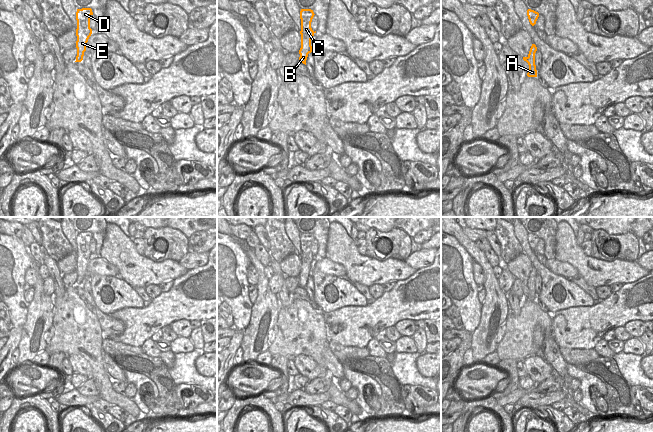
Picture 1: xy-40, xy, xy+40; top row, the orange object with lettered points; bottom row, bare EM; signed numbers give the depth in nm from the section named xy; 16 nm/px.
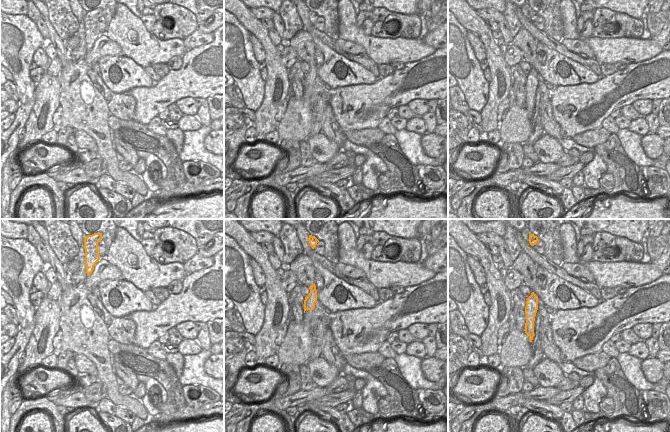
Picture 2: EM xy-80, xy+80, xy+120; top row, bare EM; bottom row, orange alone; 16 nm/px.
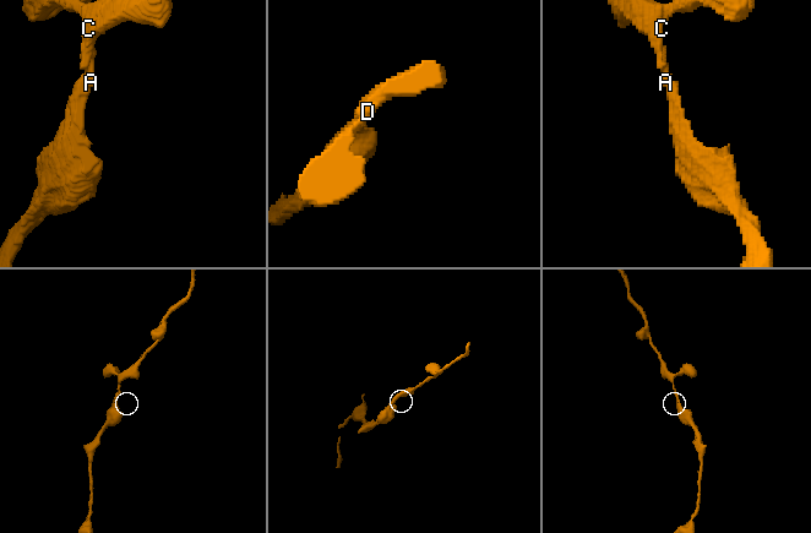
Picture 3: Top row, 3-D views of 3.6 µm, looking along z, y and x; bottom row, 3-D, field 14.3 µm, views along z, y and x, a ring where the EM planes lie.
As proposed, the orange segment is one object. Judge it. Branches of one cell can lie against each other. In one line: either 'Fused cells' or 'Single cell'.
Single cell

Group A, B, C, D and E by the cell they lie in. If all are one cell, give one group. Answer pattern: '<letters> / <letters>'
A B C D E

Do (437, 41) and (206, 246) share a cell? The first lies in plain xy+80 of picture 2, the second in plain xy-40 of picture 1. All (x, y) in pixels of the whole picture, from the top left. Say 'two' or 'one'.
two

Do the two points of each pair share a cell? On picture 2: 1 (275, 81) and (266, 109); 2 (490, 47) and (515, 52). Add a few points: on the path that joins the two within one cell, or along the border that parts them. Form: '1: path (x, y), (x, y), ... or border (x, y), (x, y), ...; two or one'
1: path (275, 88), (270, 102); one
2: border (503, 56), (509, 67); two

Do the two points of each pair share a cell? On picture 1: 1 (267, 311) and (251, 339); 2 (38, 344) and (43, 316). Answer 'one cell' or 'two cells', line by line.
1: one cell
2: one cell

